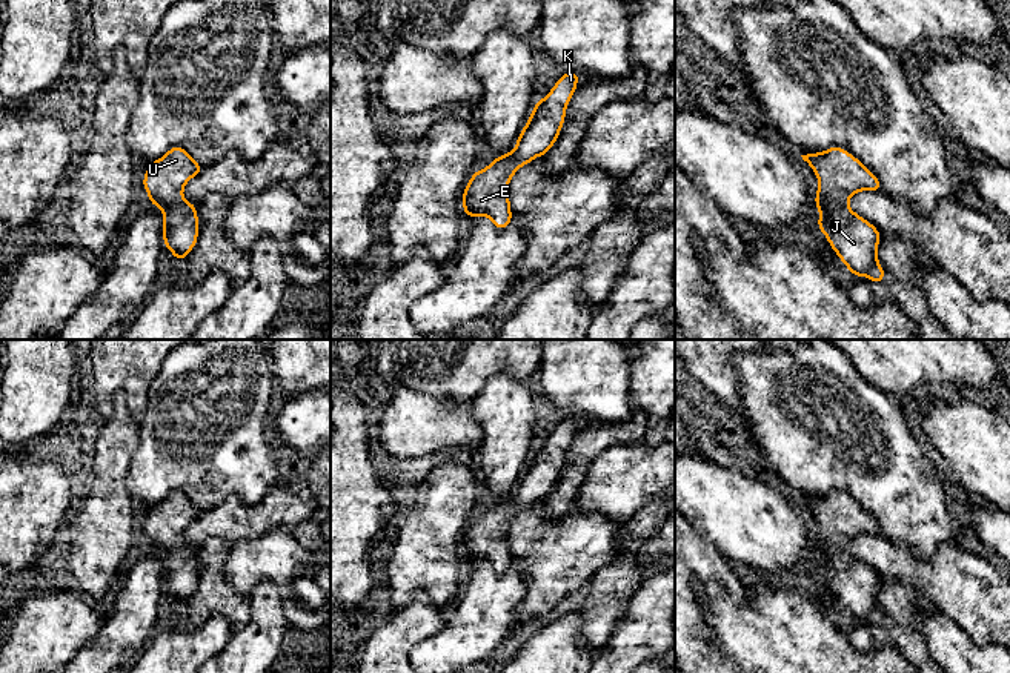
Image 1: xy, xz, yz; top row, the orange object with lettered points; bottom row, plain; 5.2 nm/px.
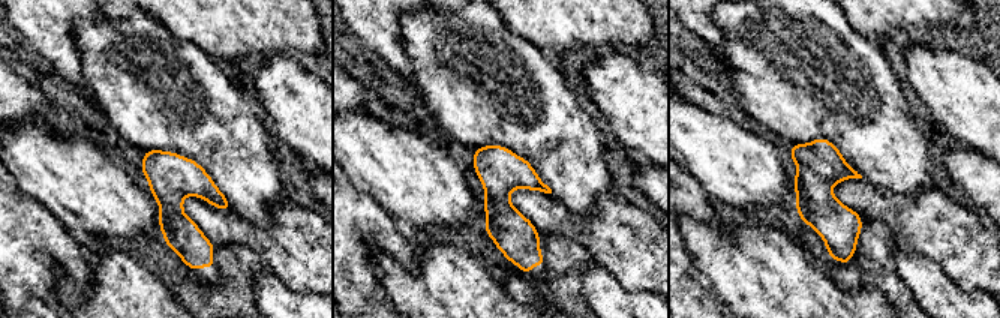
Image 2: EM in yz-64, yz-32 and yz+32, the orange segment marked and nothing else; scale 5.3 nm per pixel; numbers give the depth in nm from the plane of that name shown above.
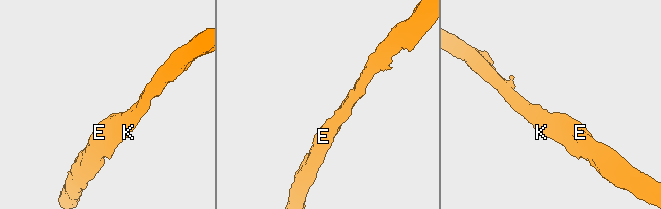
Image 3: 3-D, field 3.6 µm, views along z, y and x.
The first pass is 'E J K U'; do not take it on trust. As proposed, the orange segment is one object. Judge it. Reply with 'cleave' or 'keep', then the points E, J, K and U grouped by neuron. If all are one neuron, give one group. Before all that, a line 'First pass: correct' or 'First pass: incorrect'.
First pass: correct
keep; groups E J K U

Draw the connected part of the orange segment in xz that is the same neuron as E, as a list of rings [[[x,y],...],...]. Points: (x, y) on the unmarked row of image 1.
[[[578,416],[561,418],[550,436],[538,444],[517,482],[517,490],[506,499],[472,518],[463,535],[463,555],[467,561],[489,561],[498,575],[512,567],[507,530],[513,518],[533,502],[546,499],[555,489],[566,452],[578,429]]]

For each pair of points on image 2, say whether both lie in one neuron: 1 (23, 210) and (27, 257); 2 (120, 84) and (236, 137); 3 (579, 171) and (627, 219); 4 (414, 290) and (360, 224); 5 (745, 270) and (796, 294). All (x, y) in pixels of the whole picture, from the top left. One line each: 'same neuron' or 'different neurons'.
1: same neuron
2: same neuron
3: different neurons
4: different neurons
5: same neuron

